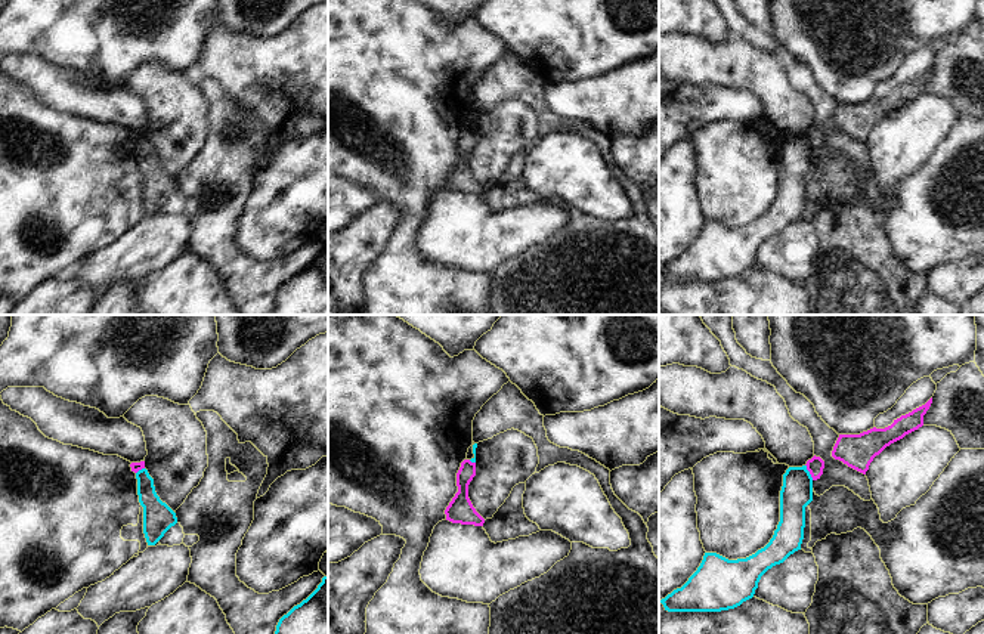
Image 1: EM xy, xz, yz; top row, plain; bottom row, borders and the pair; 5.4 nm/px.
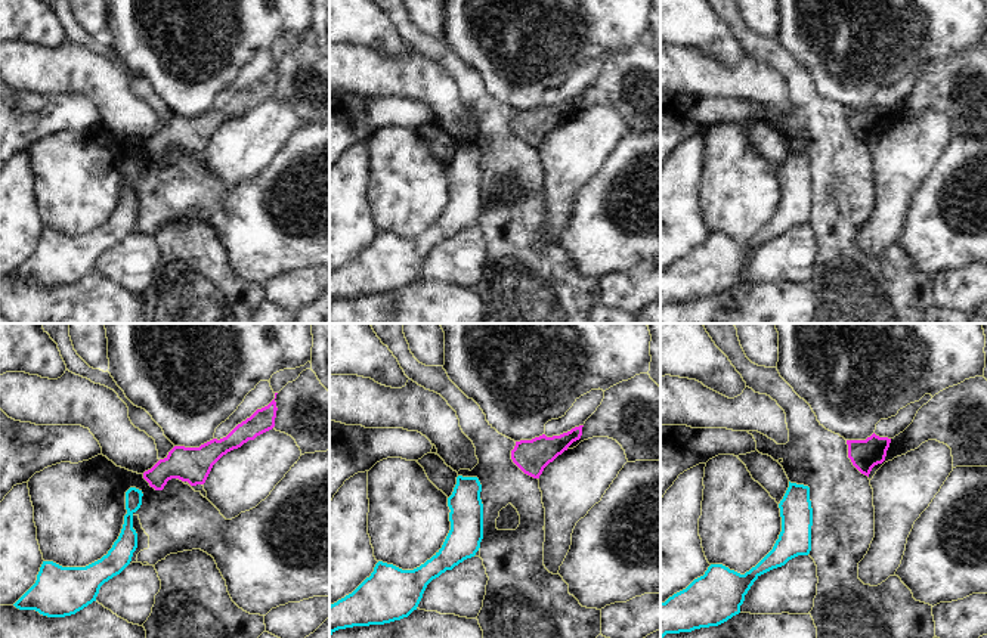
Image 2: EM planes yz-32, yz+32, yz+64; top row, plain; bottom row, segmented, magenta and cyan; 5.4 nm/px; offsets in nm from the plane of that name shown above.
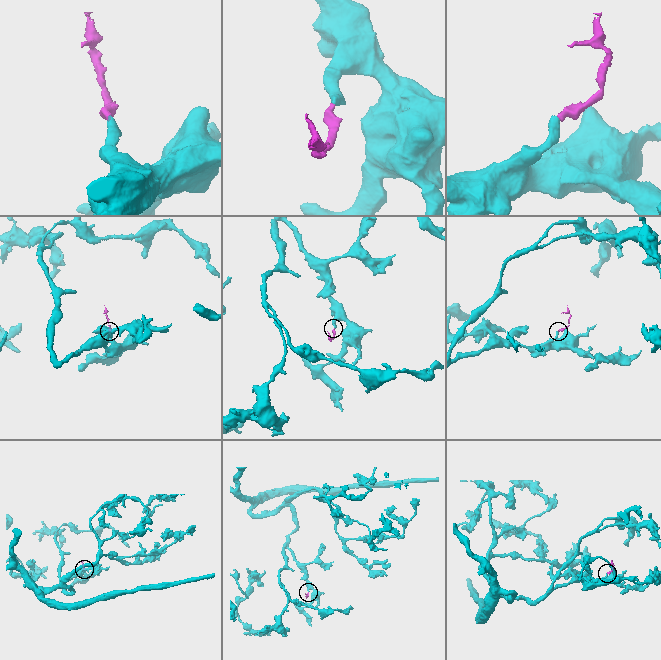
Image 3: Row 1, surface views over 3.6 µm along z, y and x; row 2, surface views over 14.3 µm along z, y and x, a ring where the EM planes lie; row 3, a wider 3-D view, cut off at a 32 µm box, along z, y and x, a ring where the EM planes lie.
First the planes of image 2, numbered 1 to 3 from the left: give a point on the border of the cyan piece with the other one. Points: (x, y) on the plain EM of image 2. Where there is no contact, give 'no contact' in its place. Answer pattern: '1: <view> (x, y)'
1: no contact
2: no contact
3: no contact

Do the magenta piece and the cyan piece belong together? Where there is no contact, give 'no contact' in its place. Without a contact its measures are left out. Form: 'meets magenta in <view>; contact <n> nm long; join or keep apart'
meets magenta in yz; contact 100 nm long; keep apart

